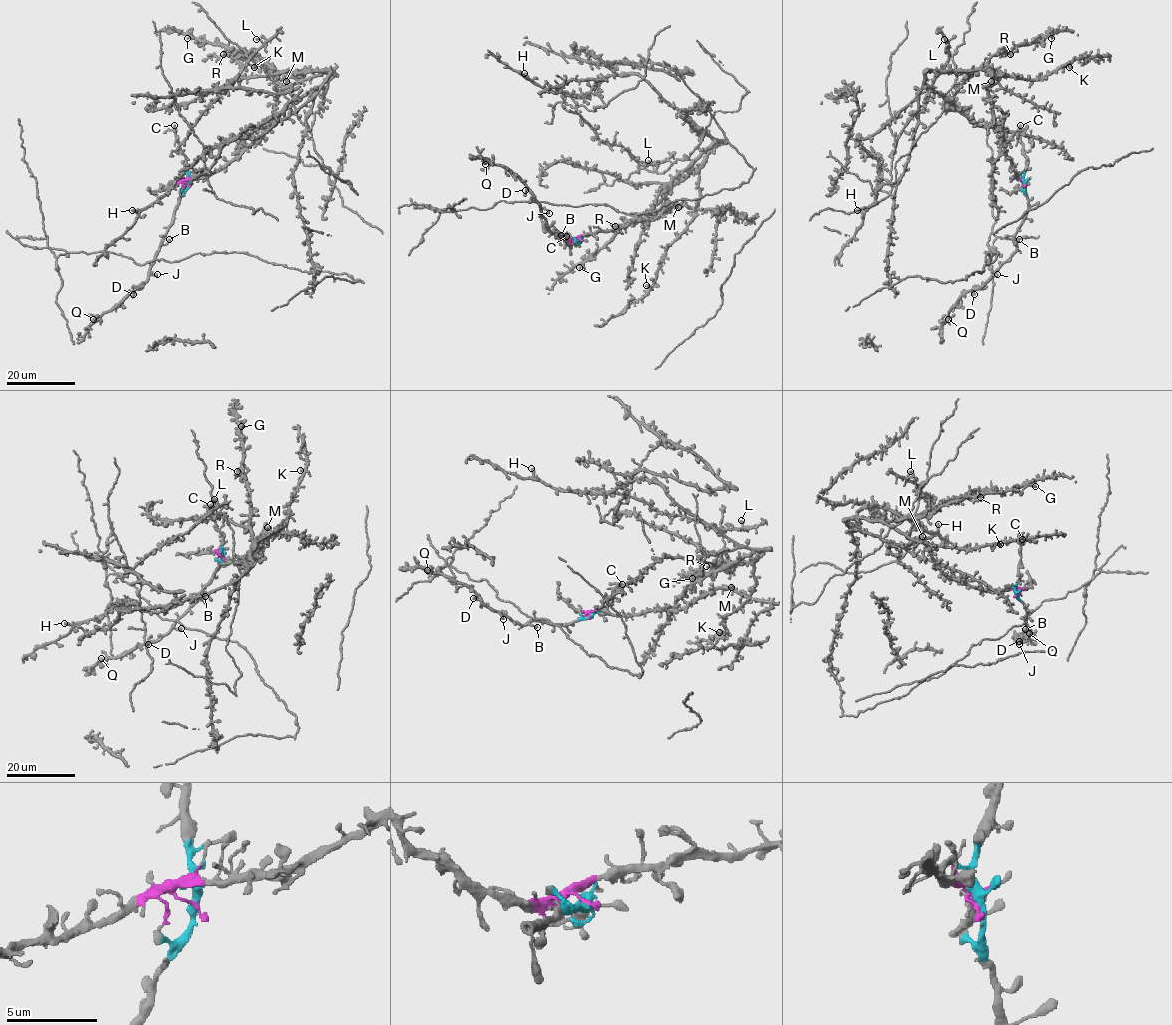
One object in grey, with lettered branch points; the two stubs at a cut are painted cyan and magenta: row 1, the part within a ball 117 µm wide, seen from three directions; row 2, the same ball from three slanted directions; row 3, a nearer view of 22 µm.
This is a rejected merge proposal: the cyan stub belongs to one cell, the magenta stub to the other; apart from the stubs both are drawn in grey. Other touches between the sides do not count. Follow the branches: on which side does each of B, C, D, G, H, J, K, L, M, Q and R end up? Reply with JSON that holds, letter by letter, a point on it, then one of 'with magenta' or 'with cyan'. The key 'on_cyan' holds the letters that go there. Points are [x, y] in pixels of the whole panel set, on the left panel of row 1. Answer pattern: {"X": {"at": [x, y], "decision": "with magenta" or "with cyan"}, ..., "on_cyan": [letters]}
{"B": {"at": [169, 239], "decision": "with cyan"}, "C": {"at": [174, 125], "decision": "with cyan"}, "D": {"at": [133, 294], "decision": "with cyan"}, "G": {"at": [187, 38], "decision": "with magenta"}, "H": {"at": [132, 210], "decision": "with magenta"}, "J": {"at": [157, 274], "decision": "with cyan"}, "K": {"at": [254, 67], "decision": "with magenta"}, "L": {"at": [256, 39], "decision": "with magenta"}, "M": {"at": [286, 81], "decision": "with magenta"}, "Q": {"at": [93, 319], "decision": "with cyan"}, "R": {"at": [223, 54], "decision": "with magenta"}, "on_cyan": ["B", "C", "D", "J", "Q"]}

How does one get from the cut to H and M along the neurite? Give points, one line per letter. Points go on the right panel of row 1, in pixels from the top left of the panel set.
H: (1024, 183), (1005, 152), (1012, 133), (977, 126), (925, 86), (858, 139), (880, 182), (857, 210)
M: (1024, 183), (1016, 176), (1005, 152), (1003, 133), (989, 95), (990, 81)

